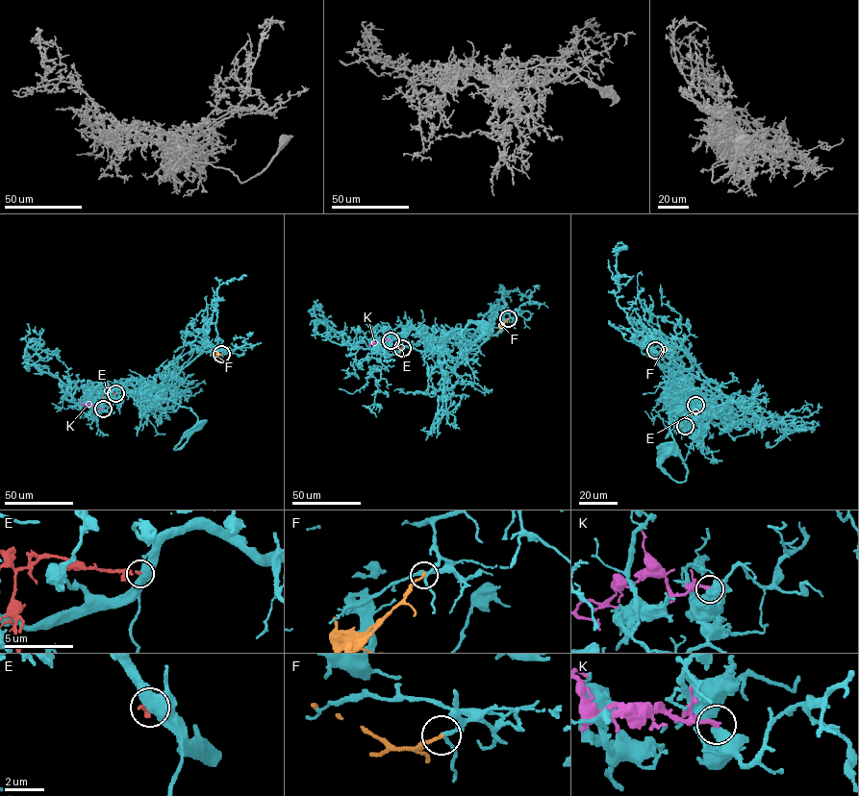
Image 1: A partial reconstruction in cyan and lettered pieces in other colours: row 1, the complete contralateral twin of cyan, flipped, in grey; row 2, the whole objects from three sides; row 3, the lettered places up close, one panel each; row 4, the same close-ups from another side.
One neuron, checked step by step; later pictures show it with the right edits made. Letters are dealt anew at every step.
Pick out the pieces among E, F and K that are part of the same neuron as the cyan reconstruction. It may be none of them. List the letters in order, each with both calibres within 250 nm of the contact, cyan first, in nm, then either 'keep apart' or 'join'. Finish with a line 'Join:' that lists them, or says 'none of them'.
E: calibres 600 and 120 nm; keep apart
F: calibres 180 and 170 nm; keep apart
K: calibres 360 and 240 nm; keep apart
Join: none of them

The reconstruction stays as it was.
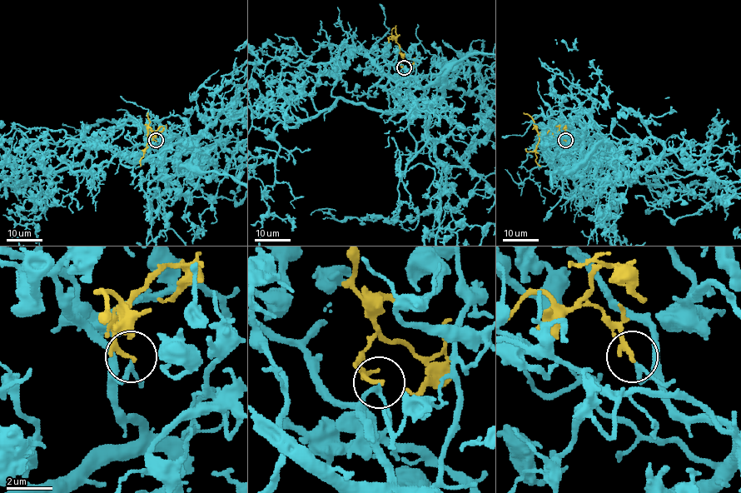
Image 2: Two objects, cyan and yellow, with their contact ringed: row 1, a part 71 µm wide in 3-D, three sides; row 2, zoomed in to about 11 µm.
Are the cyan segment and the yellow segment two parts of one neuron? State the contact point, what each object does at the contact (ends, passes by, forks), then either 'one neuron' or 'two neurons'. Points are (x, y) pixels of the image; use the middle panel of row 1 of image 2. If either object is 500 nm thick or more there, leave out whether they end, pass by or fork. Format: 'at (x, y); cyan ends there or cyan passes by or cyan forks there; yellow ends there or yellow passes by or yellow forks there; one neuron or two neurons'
at (404, 67); cyan passes by; yellow passes by; one neuron

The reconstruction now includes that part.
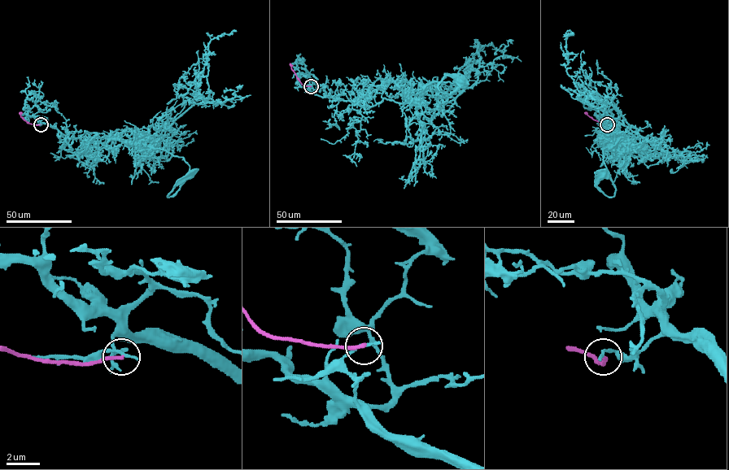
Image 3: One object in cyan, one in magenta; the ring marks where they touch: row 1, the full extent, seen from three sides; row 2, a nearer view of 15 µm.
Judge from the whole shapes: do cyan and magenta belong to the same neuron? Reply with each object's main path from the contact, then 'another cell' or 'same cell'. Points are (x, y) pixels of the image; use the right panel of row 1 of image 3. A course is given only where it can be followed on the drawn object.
cyan via (607, 124), (617, 126), (630, 147), (621, 139), (625, 144), (603, 150), (613, 197), (596, 186), (602, 175) | magenta via (607, 124), (584, 112) | another cell

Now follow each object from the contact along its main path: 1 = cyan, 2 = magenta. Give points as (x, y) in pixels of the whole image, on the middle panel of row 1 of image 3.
1: (311, 86), (368, 109), (460, 80)
2: (311, 86), (303, 85), (290, 63)

